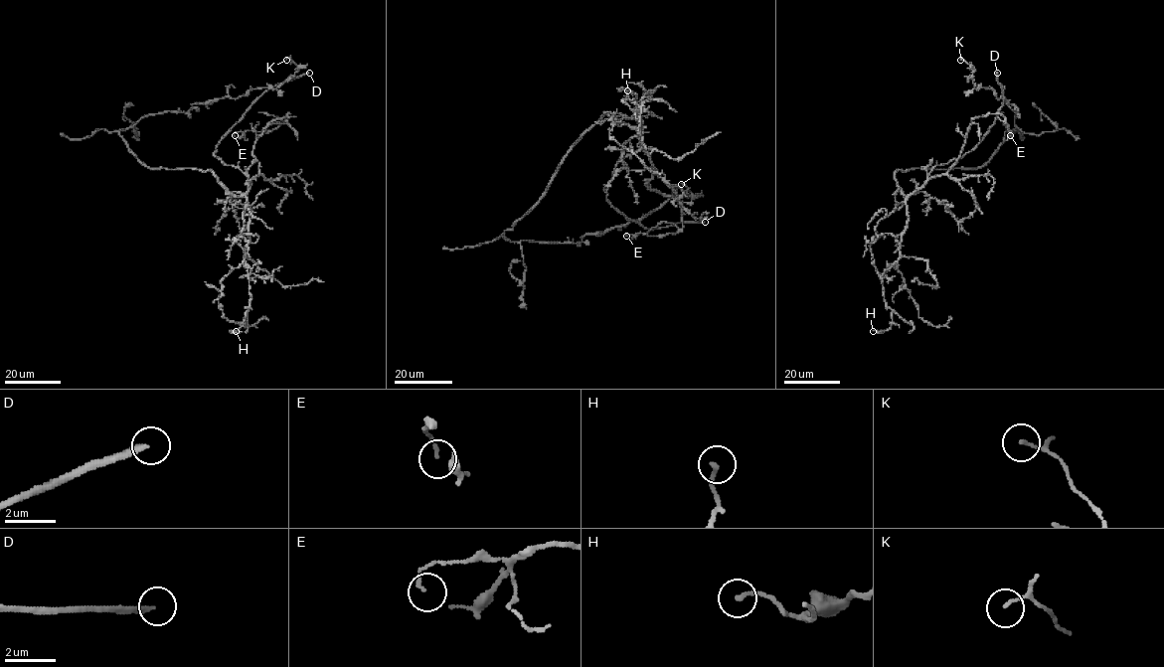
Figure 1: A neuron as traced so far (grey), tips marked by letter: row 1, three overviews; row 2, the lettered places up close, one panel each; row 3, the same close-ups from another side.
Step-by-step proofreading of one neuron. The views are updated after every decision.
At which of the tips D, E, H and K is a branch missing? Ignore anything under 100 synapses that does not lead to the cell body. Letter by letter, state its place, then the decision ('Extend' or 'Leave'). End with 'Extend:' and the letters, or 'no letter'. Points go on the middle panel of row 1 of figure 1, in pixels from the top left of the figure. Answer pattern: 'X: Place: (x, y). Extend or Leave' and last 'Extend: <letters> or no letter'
D: Place: (705, 222). Extend
E: Place: (626, 236). Leave
H: Place: (627, 90). Leave
K: Place: (681, 184). Leave
Extend: D

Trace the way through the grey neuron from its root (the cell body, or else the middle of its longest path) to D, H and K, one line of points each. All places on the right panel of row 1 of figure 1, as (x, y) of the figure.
D: (943, 169), (899, 170), (895, 180), (910, 195), (934, 166), (960, 158), (976, 145), (1003, 100), (997, 73)
H: (943, 169), (896, 172), (907, 197), (908, 222), (900, 257), (882, 276), (891, 326), (873, 331)
K: (943, 169), (982, 167), (1005, 133), (1016, 127), (1016, 107), (991, 88), (974, 88), (973, 68), (960, 60)

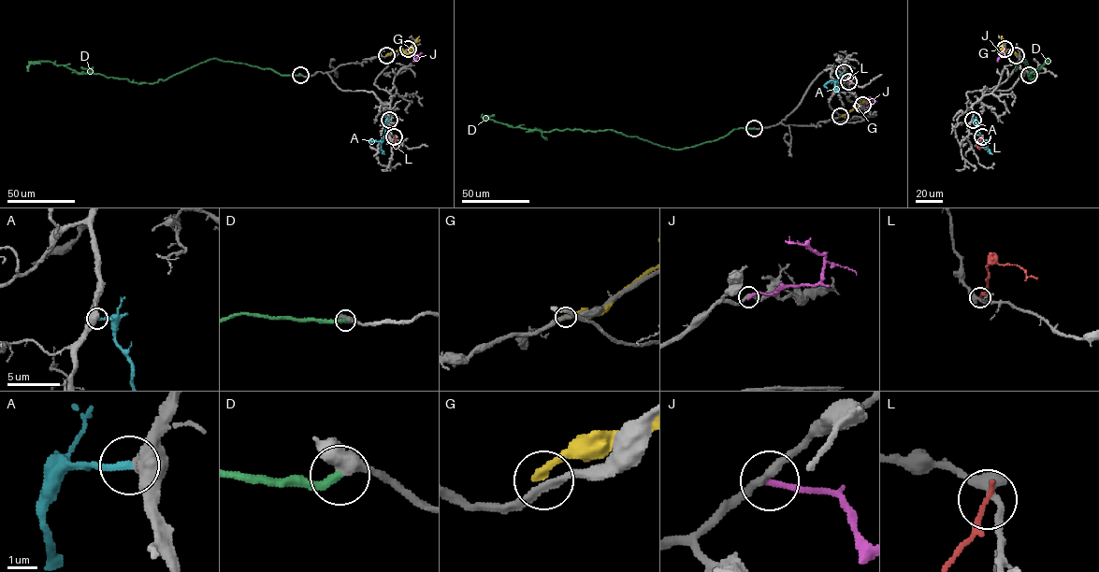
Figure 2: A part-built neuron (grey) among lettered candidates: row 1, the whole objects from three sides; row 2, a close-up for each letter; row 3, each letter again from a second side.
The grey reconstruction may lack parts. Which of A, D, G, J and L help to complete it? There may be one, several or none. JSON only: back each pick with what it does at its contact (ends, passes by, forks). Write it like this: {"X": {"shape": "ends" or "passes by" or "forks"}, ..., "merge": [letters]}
{"A": {"shape": "ends"}, "D": {"shape": "ends"}, "merge": ["A", "D"]}

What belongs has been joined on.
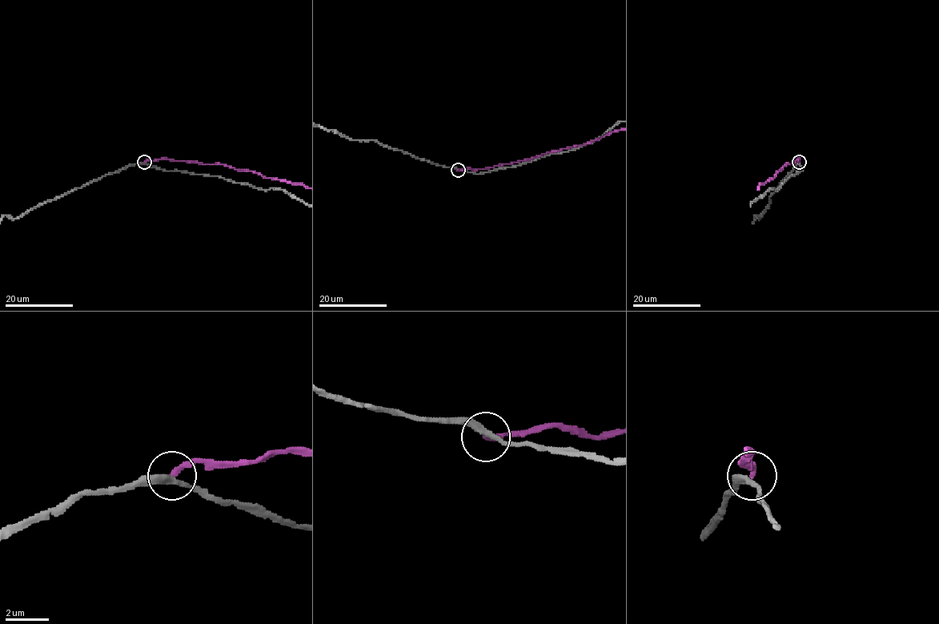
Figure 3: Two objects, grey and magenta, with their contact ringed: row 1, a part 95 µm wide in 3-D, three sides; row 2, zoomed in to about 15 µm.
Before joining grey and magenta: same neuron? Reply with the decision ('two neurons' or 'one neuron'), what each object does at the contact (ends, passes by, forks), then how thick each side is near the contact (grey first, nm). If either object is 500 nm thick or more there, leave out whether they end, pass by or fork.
two neurons | grey passes by | magenta ends | 280/260 nm

